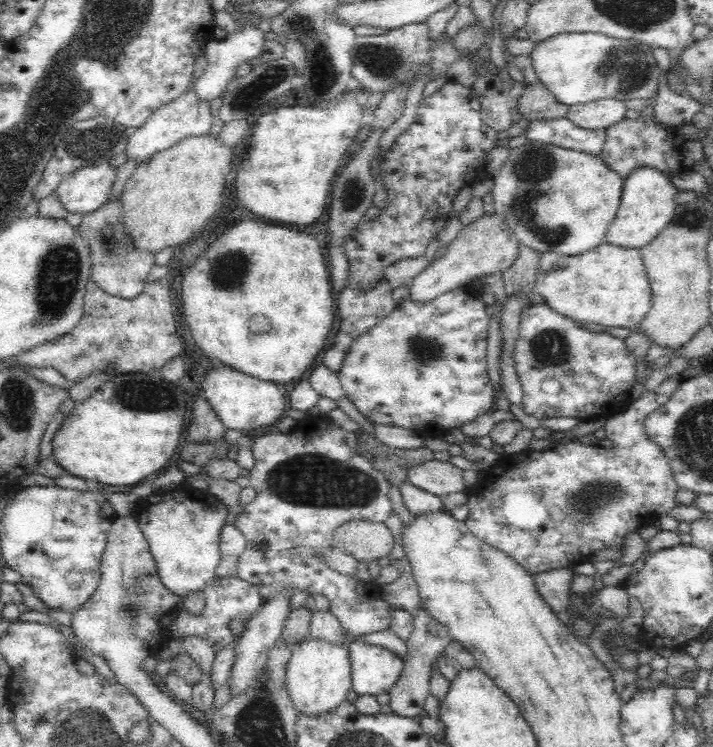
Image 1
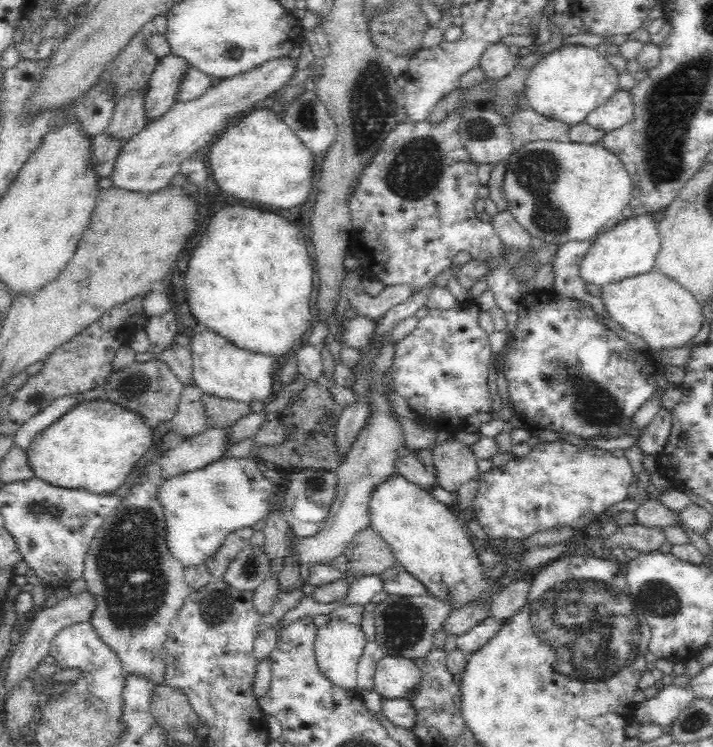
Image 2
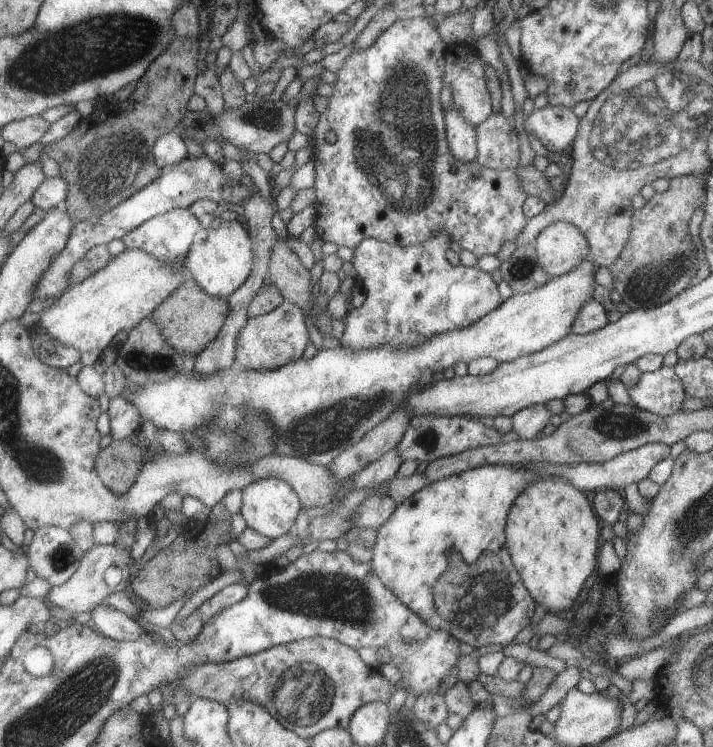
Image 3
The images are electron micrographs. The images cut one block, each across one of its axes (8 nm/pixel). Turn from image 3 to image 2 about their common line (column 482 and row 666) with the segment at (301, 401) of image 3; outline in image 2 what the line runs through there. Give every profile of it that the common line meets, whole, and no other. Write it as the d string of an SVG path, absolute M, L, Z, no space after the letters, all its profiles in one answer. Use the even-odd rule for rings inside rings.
M331 619L328 624L320 626L316 631L314 655L318 671L333 685L344 690L356 689L358 660L362 657L367 642L361 626L354 626L343 619Z

